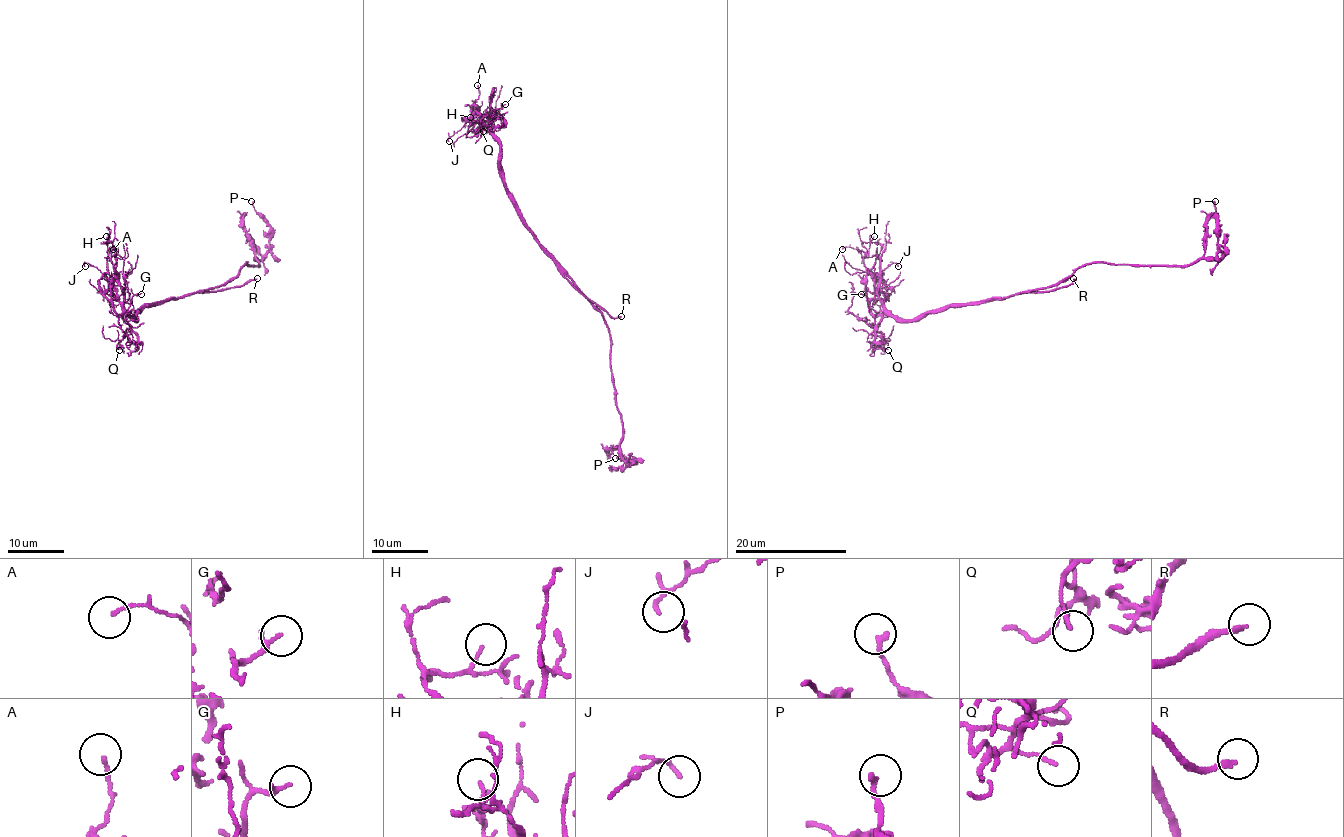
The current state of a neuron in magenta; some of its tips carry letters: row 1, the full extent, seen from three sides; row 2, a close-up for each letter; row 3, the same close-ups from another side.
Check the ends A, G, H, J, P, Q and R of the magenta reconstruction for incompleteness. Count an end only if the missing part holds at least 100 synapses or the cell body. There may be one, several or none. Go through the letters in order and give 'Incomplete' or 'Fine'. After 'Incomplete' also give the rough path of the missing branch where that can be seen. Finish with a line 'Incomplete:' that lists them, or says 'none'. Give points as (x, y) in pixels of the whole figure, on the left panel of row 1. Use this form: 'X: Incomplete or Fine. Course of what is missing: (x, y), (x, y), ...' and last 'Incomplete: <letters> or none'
A: Fine
G: Fine
H: Fine
J: Fine
P: Fine
Q: Fine
R: Incomplete. Course of what is missing: (257, 278), (258, 266), (286, 263), (278, 259), (284, 249), (293, 254), (272, 280), (225, 296)
Incomplete: R

